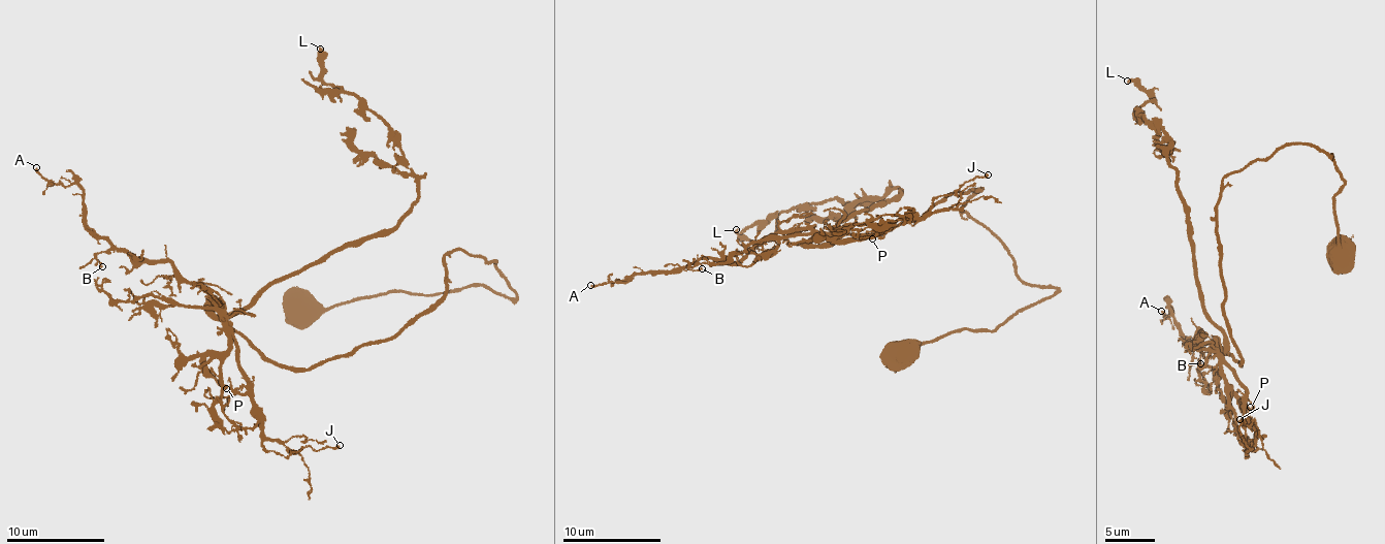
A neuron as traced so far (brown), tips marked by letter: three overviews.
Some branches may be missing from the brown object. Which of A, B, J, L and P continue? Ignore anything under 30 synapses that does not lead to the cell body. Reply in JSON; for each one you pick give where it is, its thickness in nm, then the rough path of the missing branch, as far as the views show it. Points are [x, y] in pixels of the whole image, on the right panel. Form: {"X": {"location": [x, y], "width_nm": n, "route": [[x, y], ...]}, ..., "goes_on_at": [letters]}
{"goes_on_at": []}

